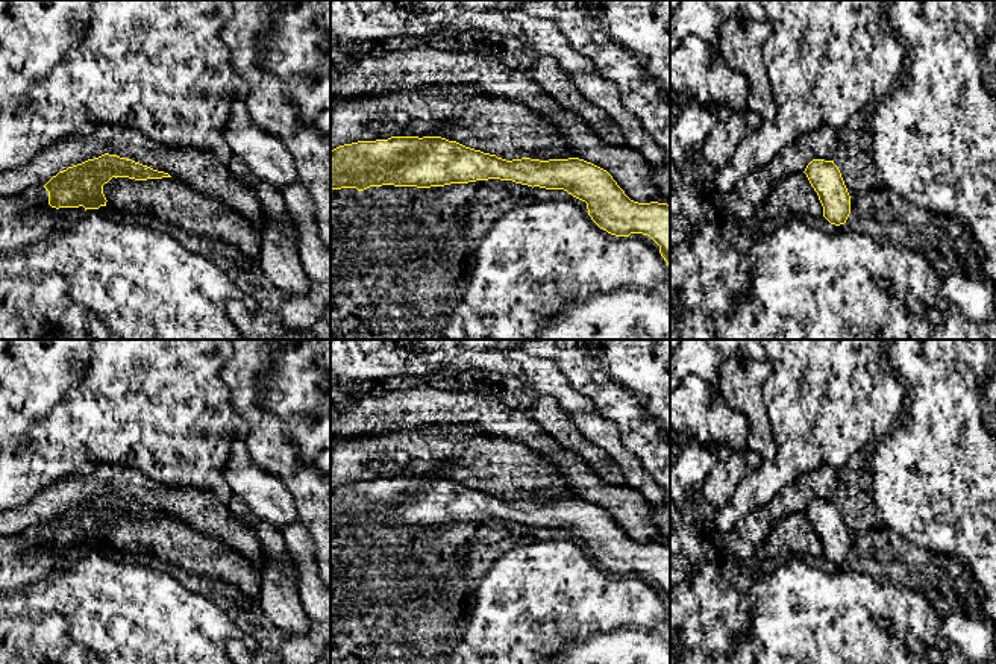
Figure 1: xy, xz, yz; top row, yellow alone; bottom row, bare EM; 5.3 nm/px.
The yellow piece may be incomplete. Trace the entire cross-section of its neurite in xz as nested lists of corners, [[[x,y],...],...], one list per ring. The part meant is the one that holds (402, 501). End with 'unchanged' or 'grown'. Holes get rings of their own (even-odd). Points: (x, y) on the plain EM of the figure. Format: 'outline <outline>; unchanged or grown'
outline [[[391,476],[330,490],[330,529],[431,528],[488,518],[564,529],[585,541],[591,559],[608,573],[650,576],[670,608],[670,546],[631,540],[606,509],[584,499],[506,500],[441,476]]]; unchanged

